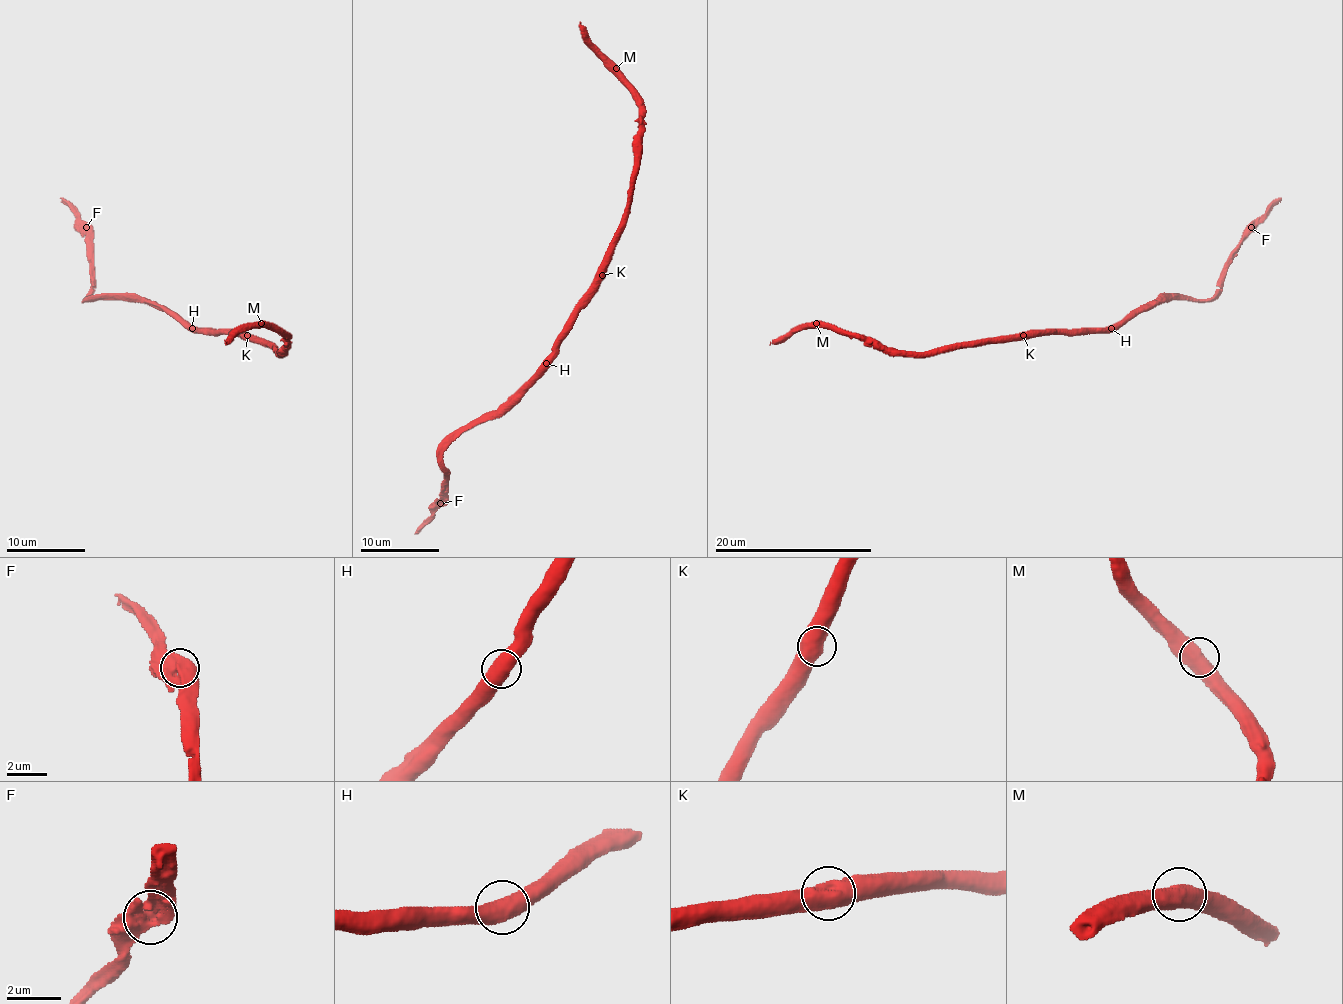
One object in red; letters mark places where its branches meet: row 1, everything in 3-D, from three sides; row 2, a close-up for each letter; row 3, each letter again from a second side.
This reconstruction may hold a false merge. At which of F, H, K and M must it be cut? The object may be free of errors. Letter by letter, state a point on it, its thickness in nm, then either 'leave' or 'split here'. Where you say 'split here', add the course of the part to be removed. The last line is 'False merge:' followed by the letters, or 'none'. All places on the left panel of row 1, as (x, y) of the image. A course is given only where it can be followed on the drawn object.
F: at (86, 227); 700 nm thick; leave
H: at (192, 328); 700 nm thick; leave
K: at (247, 335); 650 nm thick; leave
M: at (261, 323); 650 nm thick; leave
False merge: none

